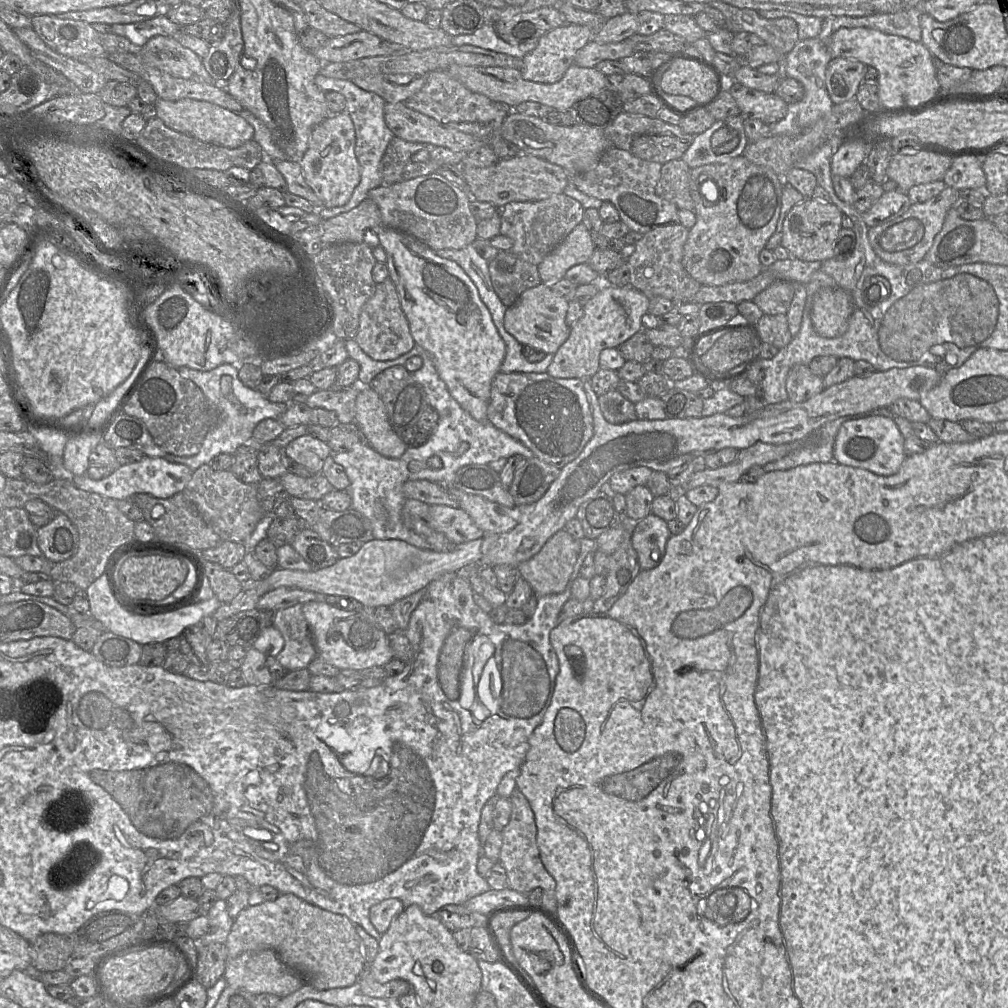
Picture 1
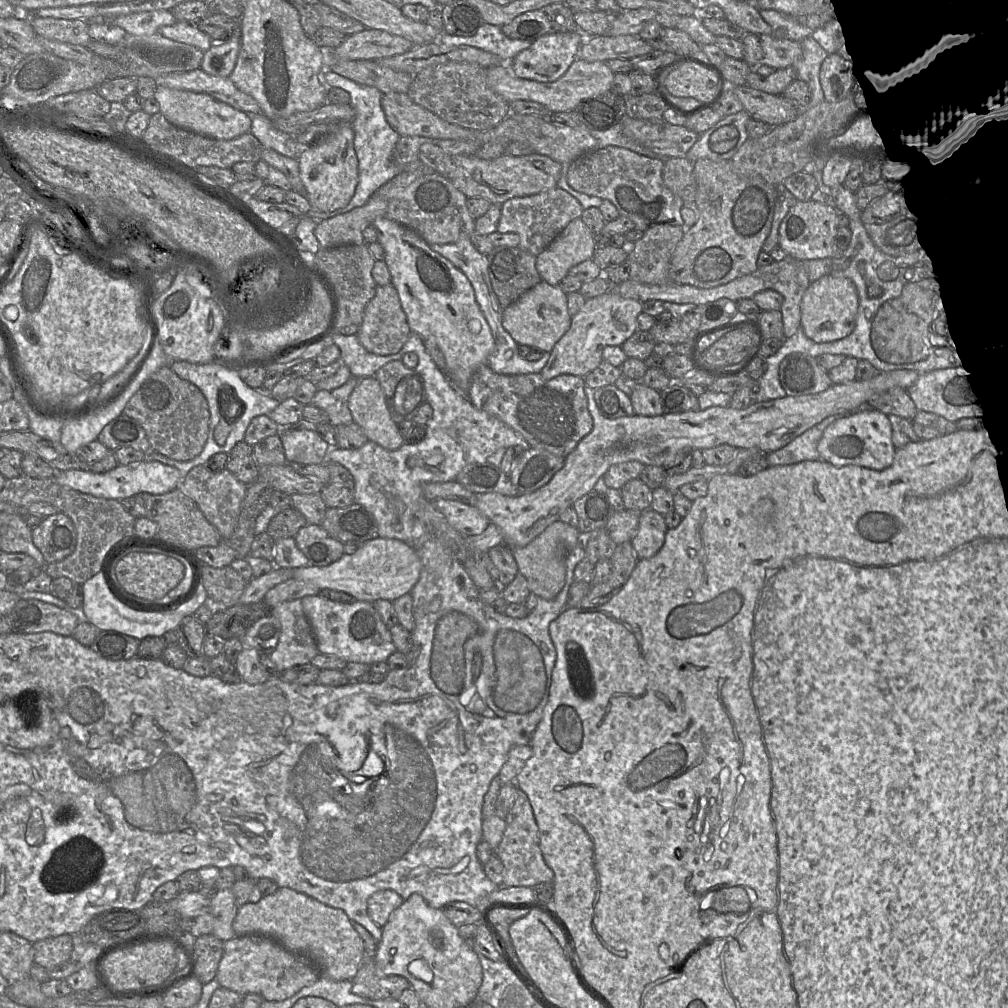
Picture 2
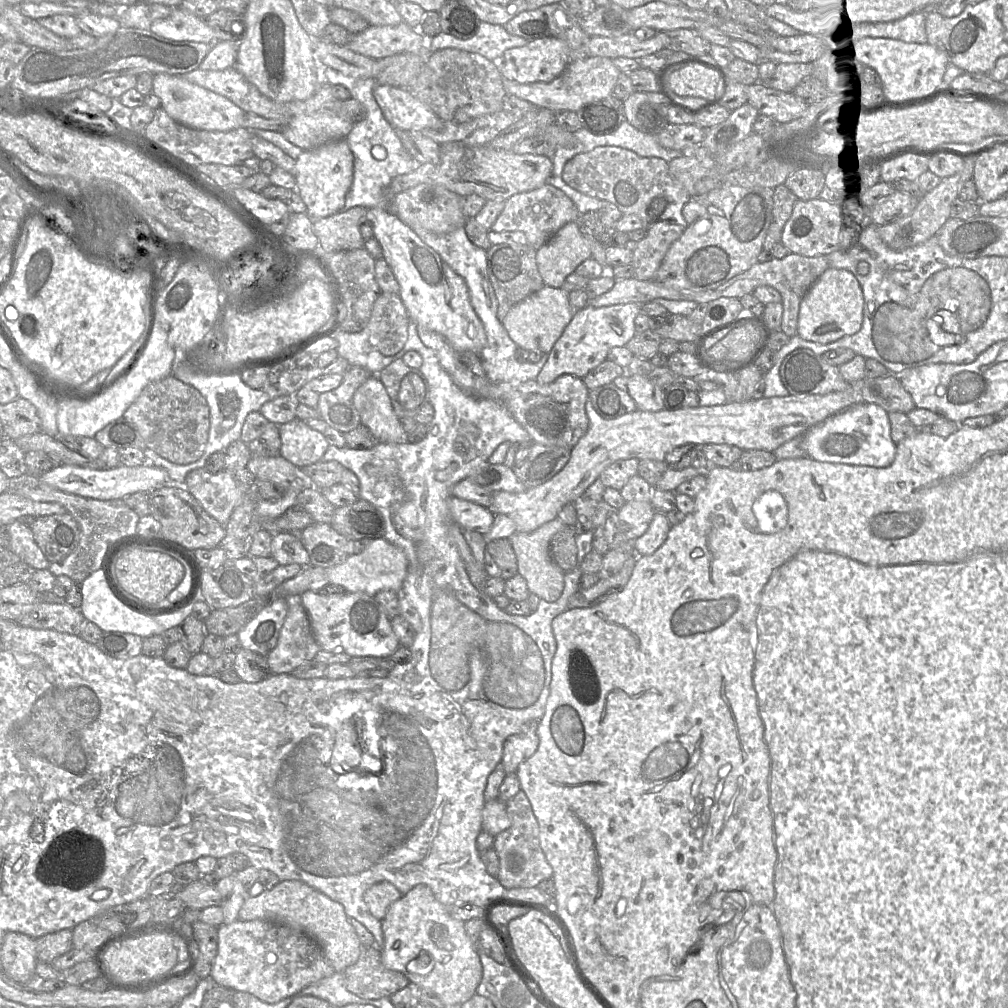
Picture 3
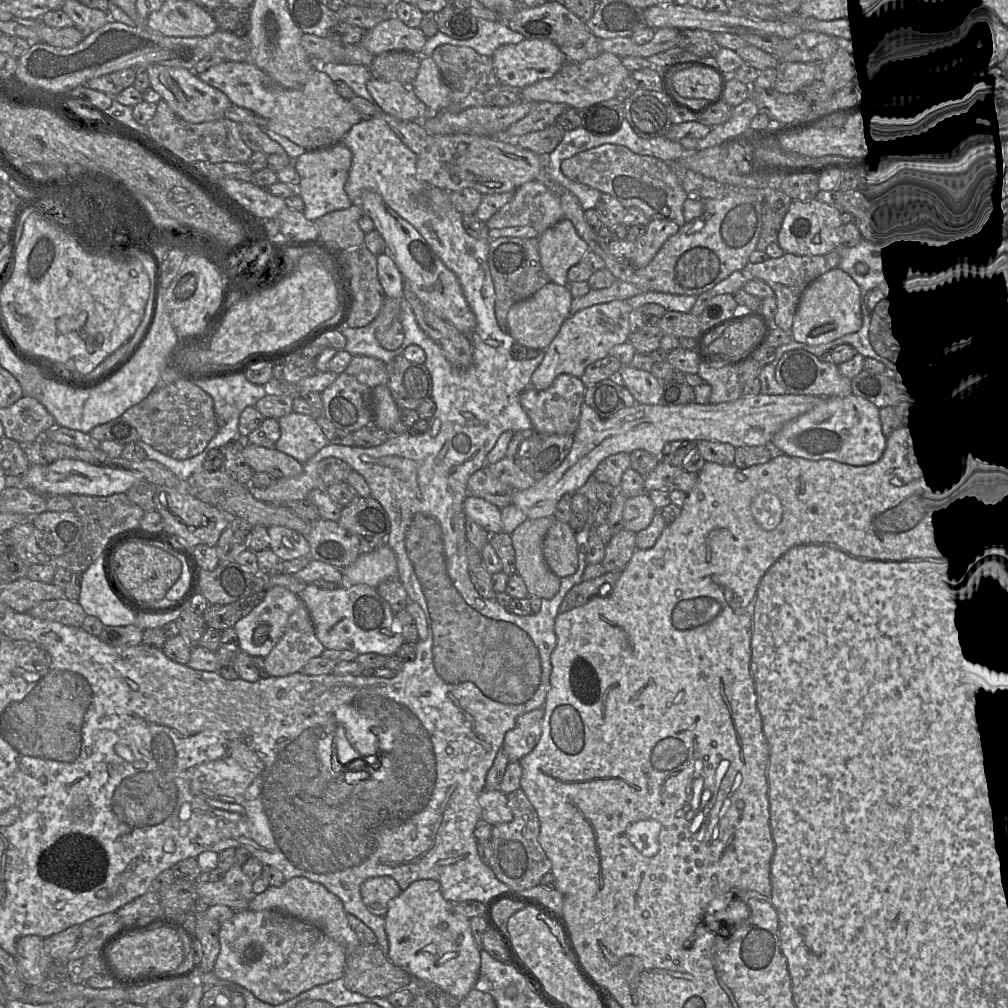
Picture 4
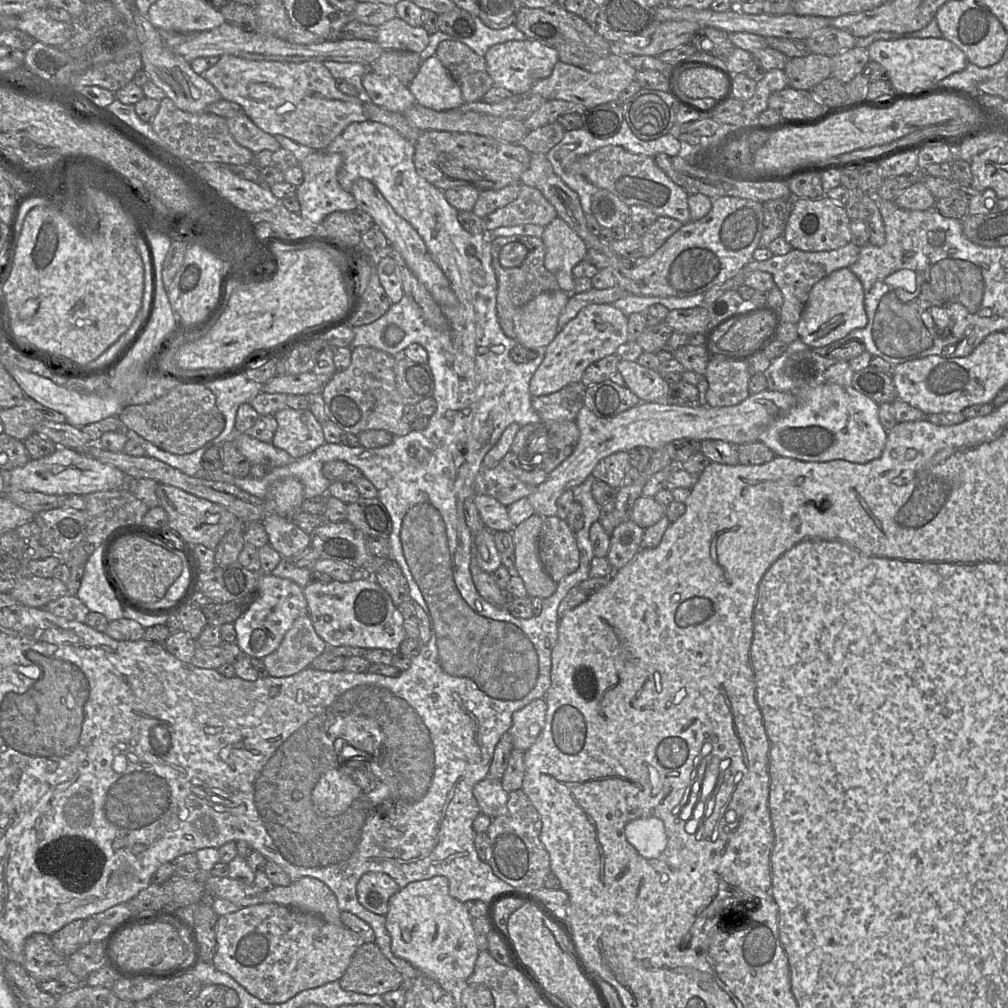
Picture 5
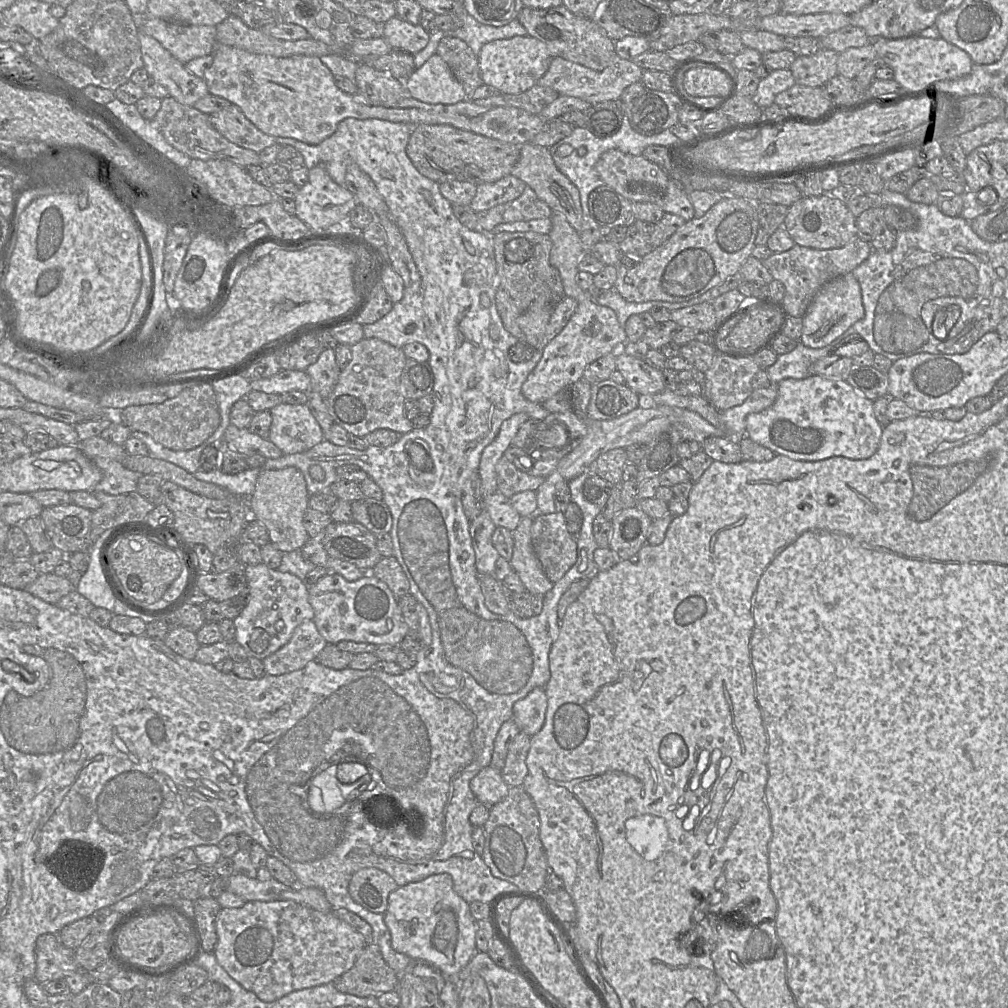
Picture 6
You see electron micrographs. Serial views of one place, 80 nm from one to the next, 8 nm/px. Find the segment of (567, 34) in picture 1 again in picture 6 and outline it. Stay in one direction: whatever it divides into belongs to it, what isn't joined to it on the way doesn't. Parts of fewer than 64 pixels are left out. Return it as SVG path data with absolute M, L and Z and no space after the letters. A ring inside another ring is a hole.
M529 35L515 36L485 44L479 54L479 69L484 84L503 94L520 94L535 86L547 73L551 59L542 41Z

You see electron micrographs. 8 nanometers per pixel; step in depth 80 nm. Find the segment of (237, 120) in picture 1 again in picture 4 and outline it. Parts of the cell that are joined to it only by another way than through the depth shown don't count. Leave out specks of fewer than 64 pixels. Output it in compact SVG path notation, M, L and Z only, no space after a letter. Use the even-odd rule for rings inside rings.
M160 64L150 65L146 70L151 87L161 95L177 116L189 123L222 119L226 110L233 105L225 93L203 82L191 70Z

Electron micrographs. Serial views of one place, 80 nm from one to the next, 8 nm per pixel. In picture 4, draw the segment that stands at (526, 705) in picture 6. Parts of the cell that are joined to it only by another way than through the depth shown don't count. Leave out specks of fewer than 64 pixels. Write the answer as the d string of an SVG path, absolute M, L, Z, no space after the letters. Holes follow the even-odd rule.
M539 708L519 716L514 728L506 732L502 749L509 762L519 761L530 753L541 736L544 709Z

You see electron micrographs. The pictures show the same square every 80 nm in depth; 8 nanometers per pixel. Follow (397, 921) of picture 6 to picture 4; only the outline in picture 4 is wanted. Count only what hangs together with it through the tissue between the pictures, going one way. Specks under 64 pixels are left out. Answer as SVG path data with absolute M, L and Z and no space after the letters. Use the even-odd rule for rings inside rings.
M418 880L390 900L385 918L388 959L415 981L432 983L460 1001L476 985L480 972L480 950L467 917L446 901L435 880Z

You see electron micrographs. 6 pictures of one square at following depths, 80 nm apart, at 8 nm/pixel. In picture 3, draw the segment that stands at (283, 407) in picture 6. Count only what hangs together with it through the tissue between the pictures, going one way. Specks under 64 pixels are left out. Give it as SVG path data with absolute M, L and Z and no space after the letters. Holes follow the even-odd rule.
M299 418L279 425L279 431L280 455L299 468L322 461L329 447L322 433Z

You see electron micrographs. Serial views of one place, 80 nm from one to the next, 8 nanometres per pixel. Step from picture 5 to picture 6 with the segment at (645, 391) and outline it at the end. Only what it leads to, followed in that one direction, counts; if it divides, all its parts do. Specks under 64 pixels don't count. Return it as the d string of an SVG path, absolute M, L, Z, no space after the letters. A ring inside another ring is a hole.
M622 352L616 358L616 368L626 380L626 385L640 397L650 397L666 388L661 371L643 359Z

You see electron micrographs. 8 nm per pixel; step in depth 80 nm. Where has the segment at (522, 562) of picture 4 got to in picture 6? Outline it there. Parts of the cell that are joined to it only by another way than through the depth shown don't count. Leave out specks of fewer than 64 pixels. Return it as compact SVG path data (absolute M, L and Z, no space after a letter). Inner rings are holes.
M533 516L522 517L514 530L514 549L510 564L519 575L526 591L532 595L545 595L553 588L554 583L546 576L533 549L531 540L532 524Z

